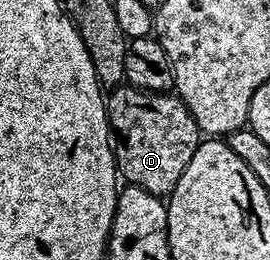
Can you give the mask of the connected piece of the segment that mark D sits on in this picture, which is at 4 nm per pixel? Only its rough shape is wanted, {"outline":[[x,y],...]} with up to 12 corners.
{"outline":[[170,91],[105,100],[127,184],[170,197],[201,143]]}

